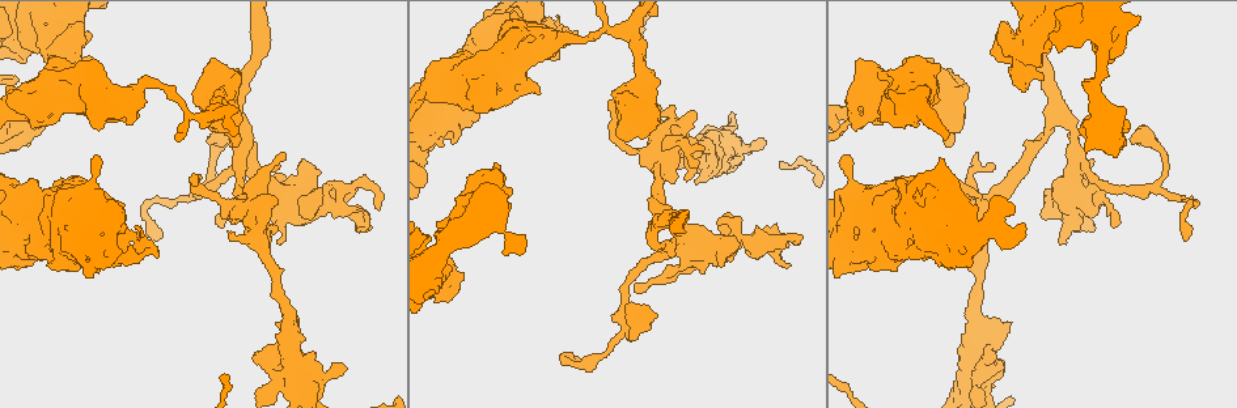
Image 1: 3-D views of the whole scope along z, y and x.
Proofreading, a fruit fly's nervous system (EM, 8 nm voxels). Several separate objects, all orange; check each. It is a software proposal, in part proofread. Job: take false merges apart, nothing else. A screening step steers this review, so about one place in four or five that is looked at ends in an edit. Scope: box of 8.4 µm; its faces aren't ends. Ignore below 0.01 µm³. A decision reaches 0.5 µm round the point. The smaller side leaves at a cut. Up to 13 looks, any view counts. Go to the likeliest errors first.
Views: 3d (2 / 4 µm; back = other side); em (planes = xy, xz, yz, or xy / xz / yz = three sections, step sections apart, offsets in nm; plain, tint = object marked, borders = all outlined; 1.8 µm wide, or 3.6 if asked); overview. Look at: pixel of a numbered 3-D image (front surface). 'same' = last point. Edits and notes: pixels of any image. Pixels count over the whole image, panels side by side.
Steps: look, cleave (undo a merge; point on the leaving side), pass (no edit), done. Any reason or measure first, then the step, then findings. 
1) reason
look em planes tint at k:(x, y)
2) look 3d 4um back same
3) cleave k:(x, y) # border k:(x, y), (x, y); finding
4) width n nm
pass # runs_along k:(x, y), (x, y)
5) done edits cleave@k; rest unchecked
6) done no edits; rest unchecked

thick turns thin
look 3d 4um at 1:(977, 381)

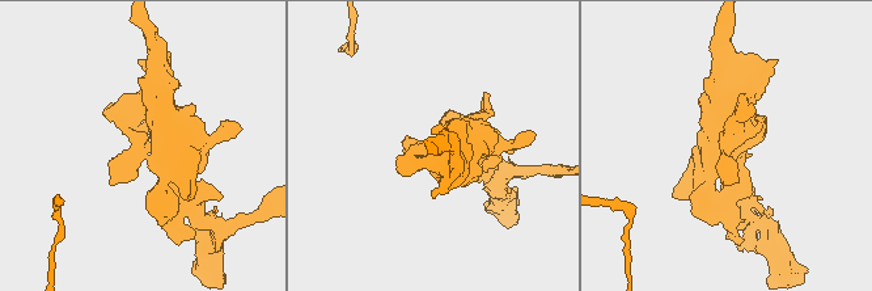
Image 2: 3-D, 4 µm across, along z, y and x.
shape alone is not enough
look em 3.6um planes plain at 2:(153, 149)

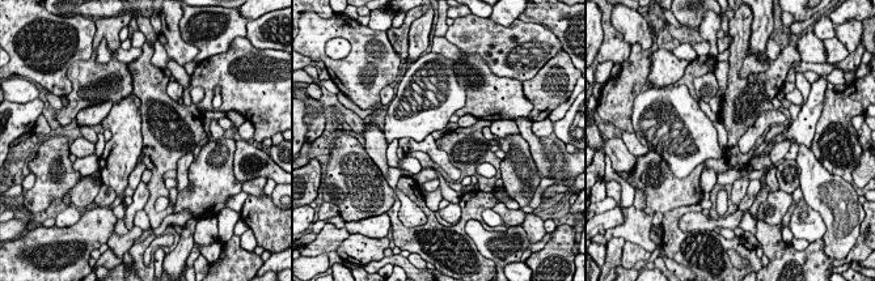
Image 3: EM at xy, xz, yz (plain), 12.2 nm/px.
with the object marked
look em 3.6um planes tint same

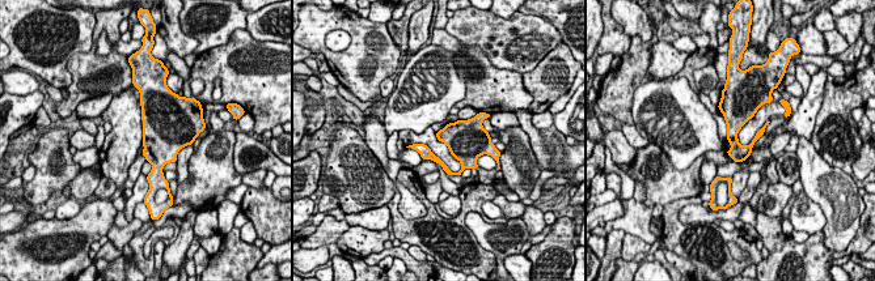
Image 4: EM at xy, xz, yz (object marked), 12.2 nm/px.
pass # all the same cell

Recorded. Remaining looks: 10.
look em 3.6um planes tint at 1:(871, 234)

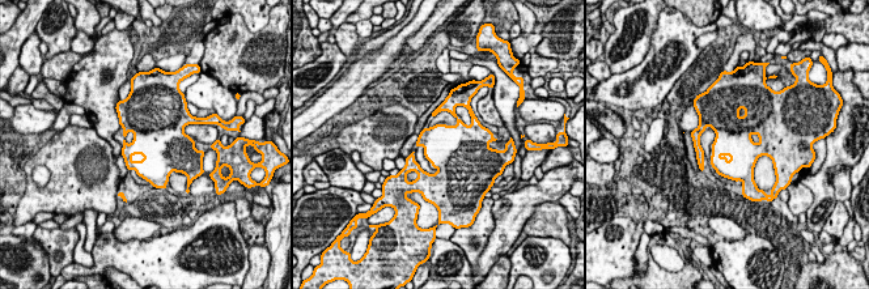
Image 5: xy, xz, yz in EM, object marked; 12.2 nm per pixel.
width 600 nm
pass # continuous, no second cell

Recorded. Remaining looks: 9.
abrupt turn
look 3d 2um at 1:(338, 202)

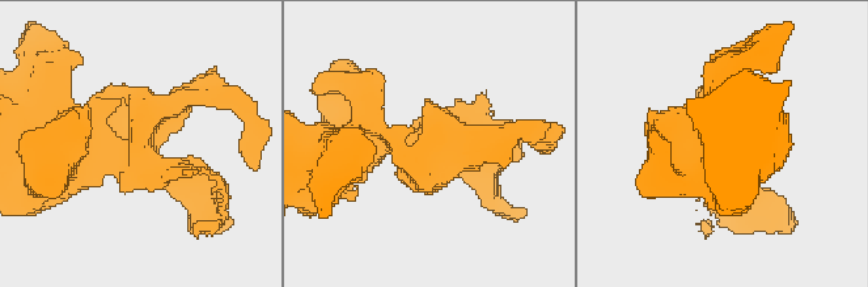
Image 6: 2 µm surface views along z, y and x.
need the tissue
look em planes tint at 6:(135, 151)

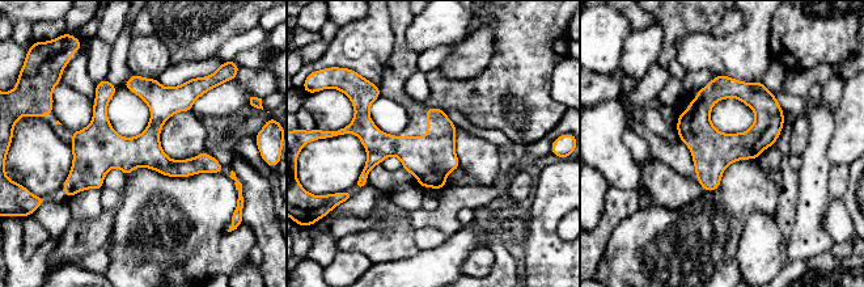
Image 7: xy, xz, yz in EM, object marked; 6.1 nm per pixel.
pass # runs_along 7:(216, 167), (101, 156), (70, 180); all the same cell

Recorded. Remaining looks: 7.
abrupt turn
look 3d 4um at 1:(939, 94)

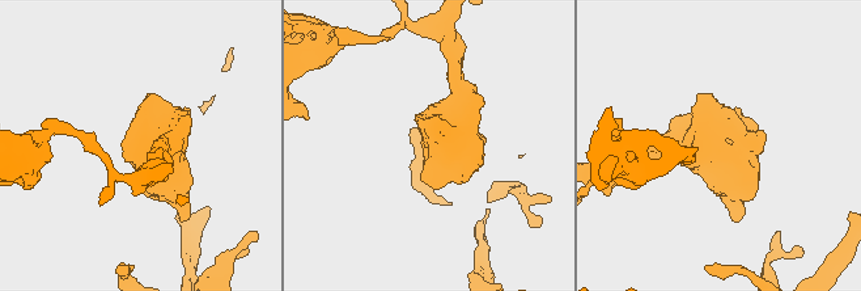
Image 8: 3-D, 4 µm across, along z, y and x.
now the EM
look em 3.6um yz step 4 tint at 8:(442, 149)

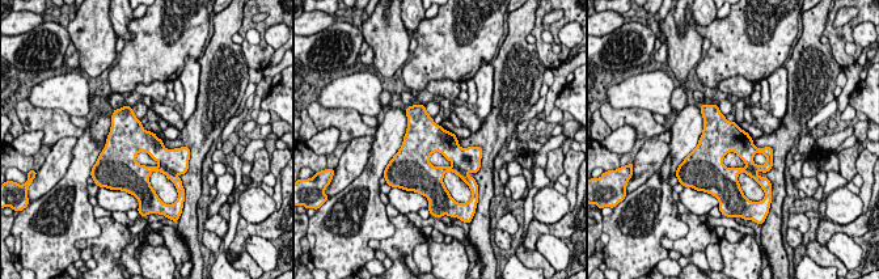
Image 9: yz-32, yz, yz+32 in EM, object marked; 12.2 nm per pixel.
cut it another way
look em 3.6um planes tint same

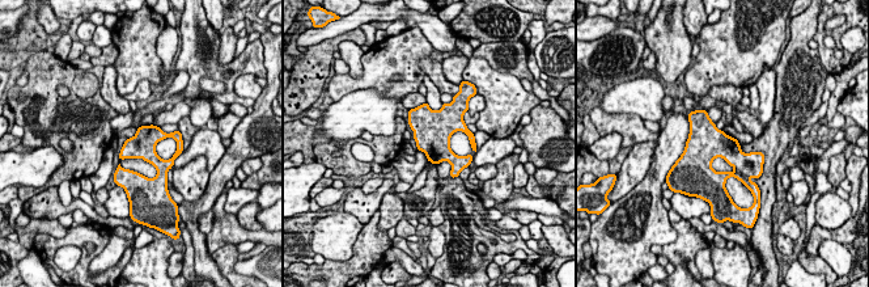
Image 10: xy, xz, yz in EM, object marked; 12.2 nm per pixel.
width 320 nm
pass # one cell here

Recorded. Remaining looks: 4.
look em planes tint at 1:(258, 223)

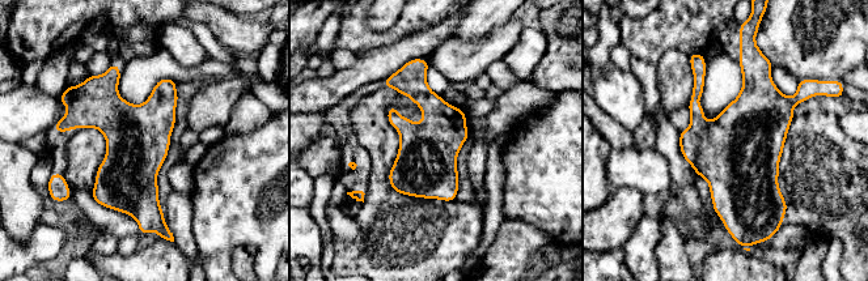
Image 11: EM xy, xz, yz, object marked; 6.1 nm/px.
pass # one cell here

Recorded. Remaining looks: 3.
done no edits; rest unchecked

